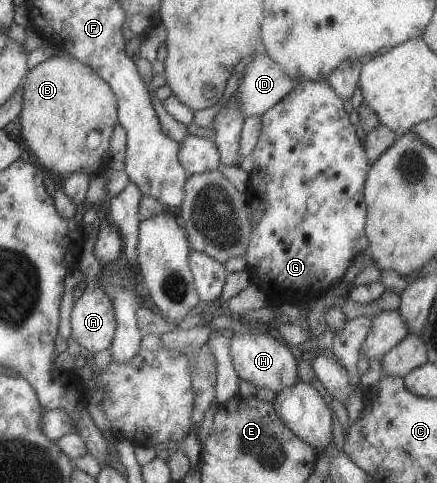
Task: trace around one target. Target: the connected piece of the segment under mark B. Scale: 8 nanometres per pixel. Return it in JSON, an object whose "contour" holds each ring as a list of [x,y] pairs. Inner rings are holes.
{"contour":[[[61,52],[30,69],[23,80],[23,107],[20,111],[21,135],[26,146],[36,155],[38,162],[44,166],[43,170],[58,183],[72,173],[84,173],[92,176],[104,166],[104,158],[109,152],[110,139],[119,123],[117,113],[117,96],[112,87],[98,76],[90,66],[86,66],[78,59],[72,59]],[[97,130],[101,136],[98,148],[91,148],[86,143],[88,132]]]}

